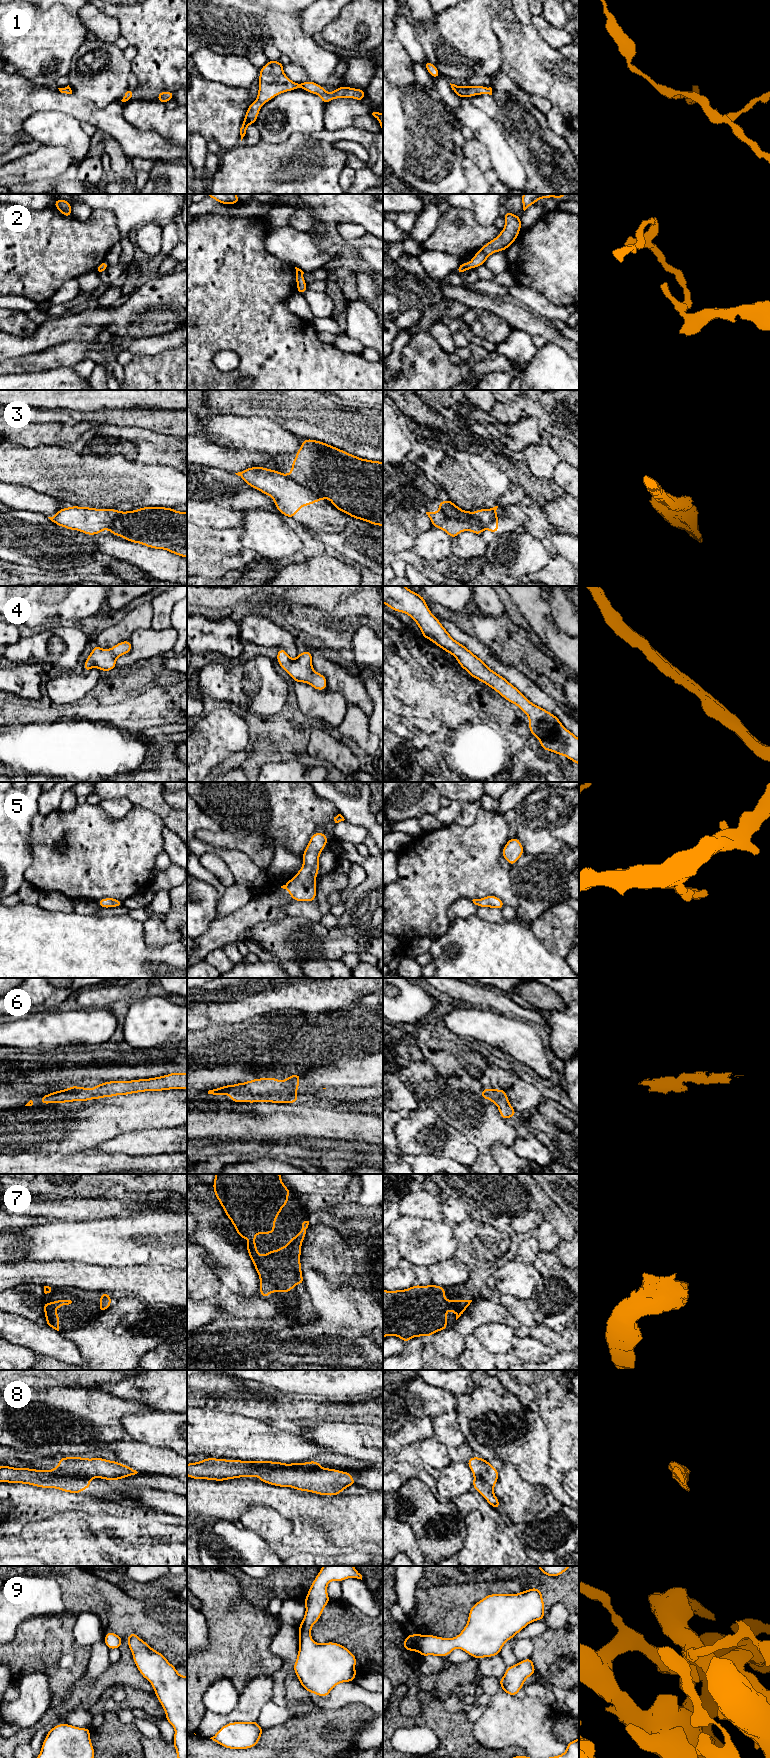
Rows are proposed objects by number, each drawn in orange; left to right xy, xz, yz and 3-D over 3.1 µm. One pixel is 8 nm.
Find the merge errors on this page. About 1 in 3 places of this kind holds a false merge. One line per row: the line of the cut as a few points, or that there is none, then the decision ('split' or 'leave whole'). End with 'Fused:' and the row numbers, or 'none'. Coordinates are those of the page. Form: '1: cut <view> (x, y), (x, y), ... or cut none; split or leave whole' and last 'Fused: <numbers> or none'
1: cut none; leave whole
2: cut none; leave whole
3: cut xz (285, 475), (305, 487), (313, 489), (322, 498); split
4: cut none; leave whole
5: cut none; leave whole
6: cut none; leave whole
7: cut none; leave whole
8: cut xy (49, 1471), (56, 1475), (79, 1476), (89, 1479); split
9: cut none; leave whole
Fused: 3, 8

